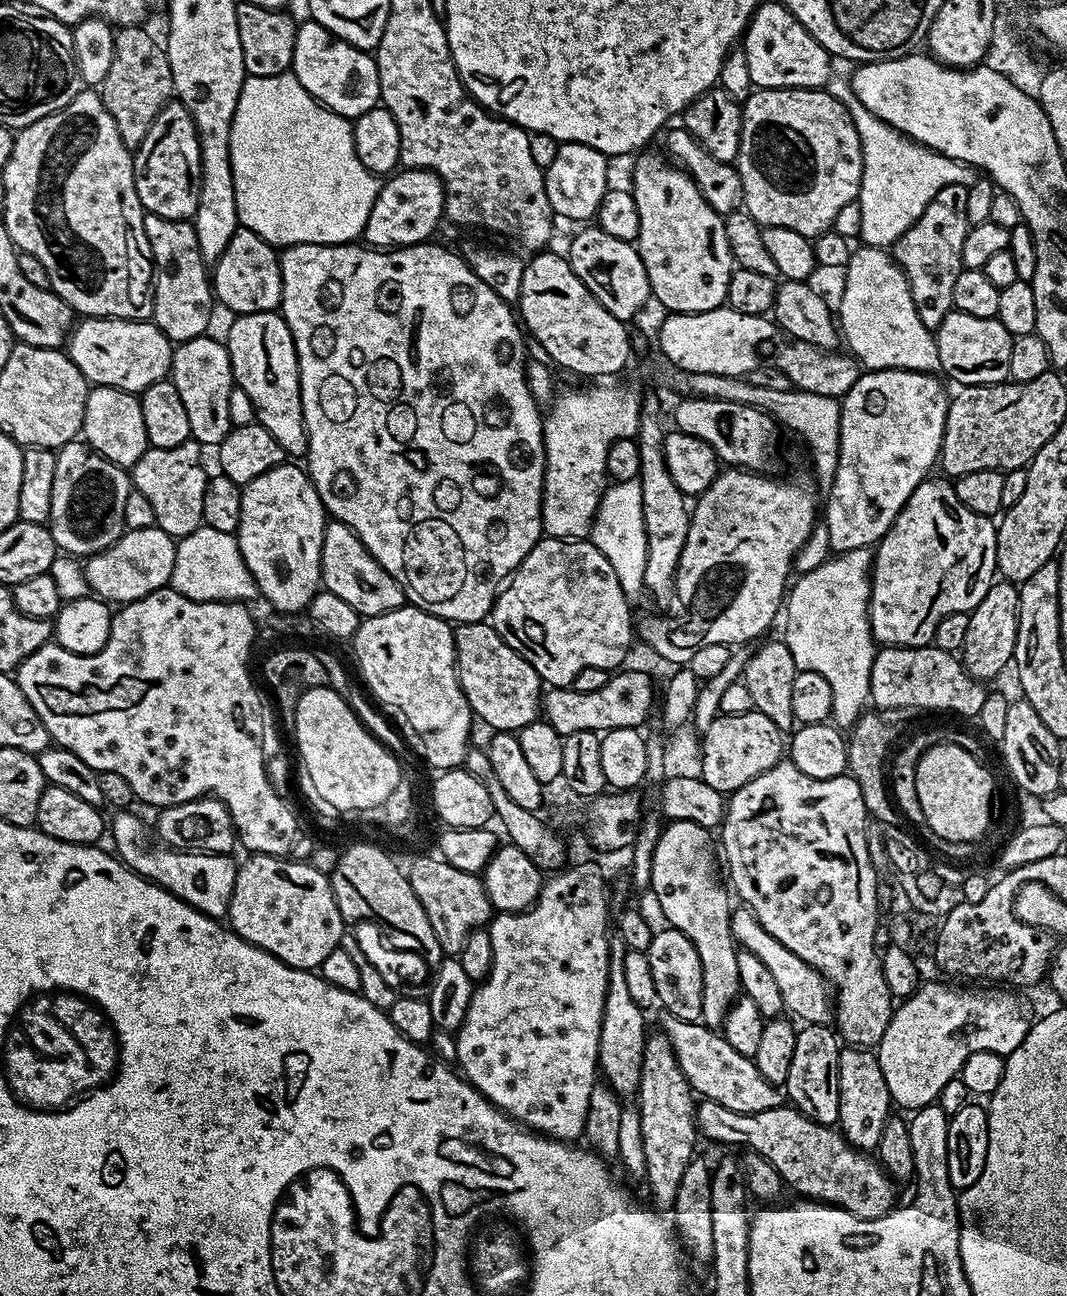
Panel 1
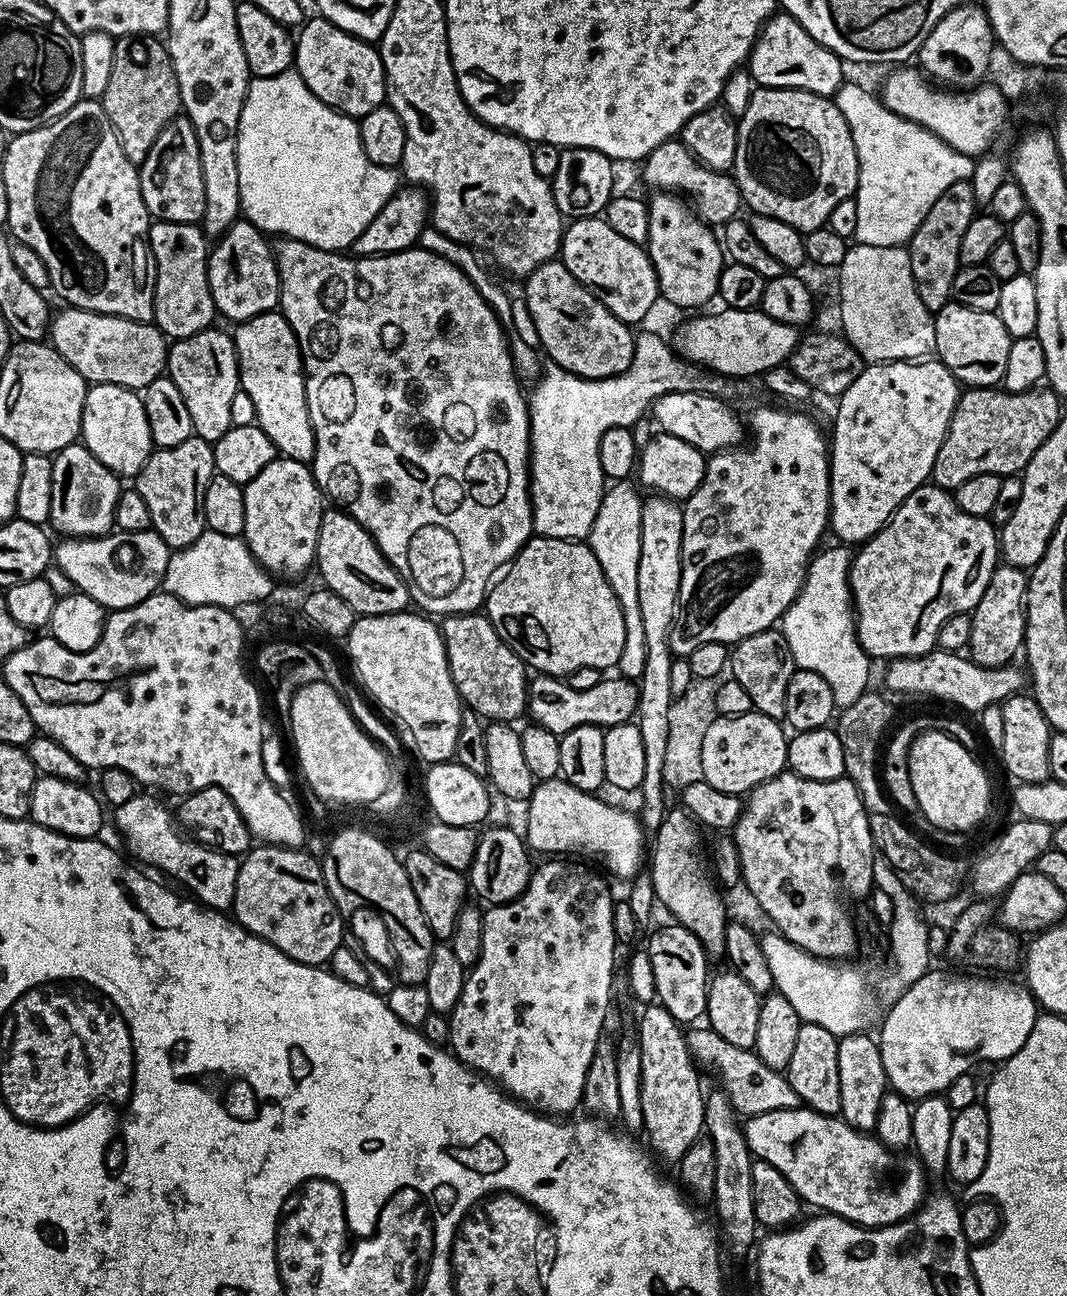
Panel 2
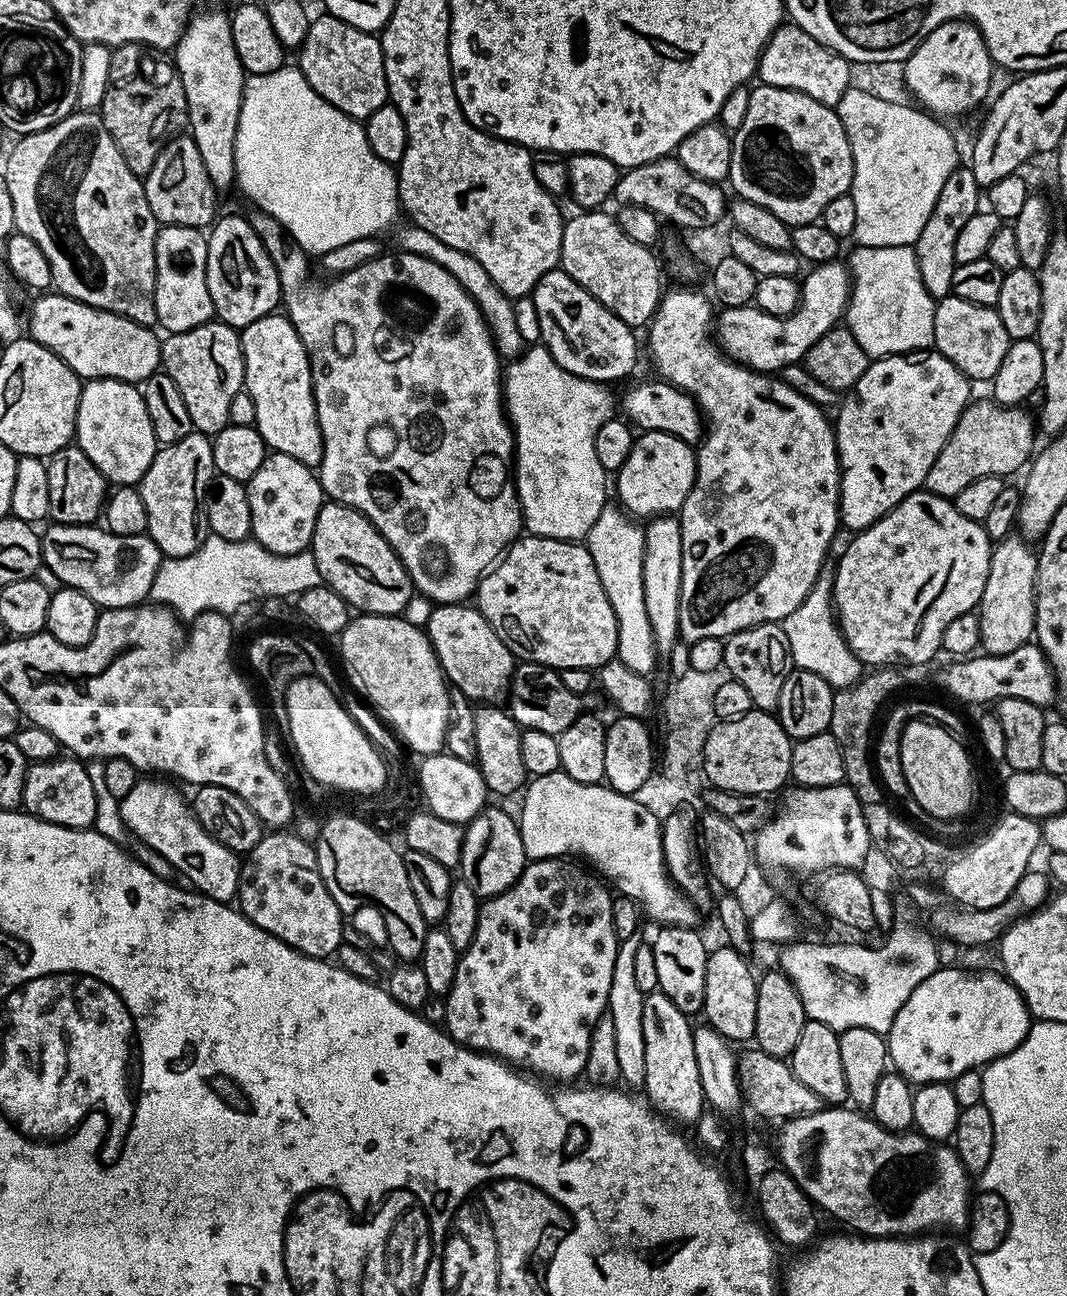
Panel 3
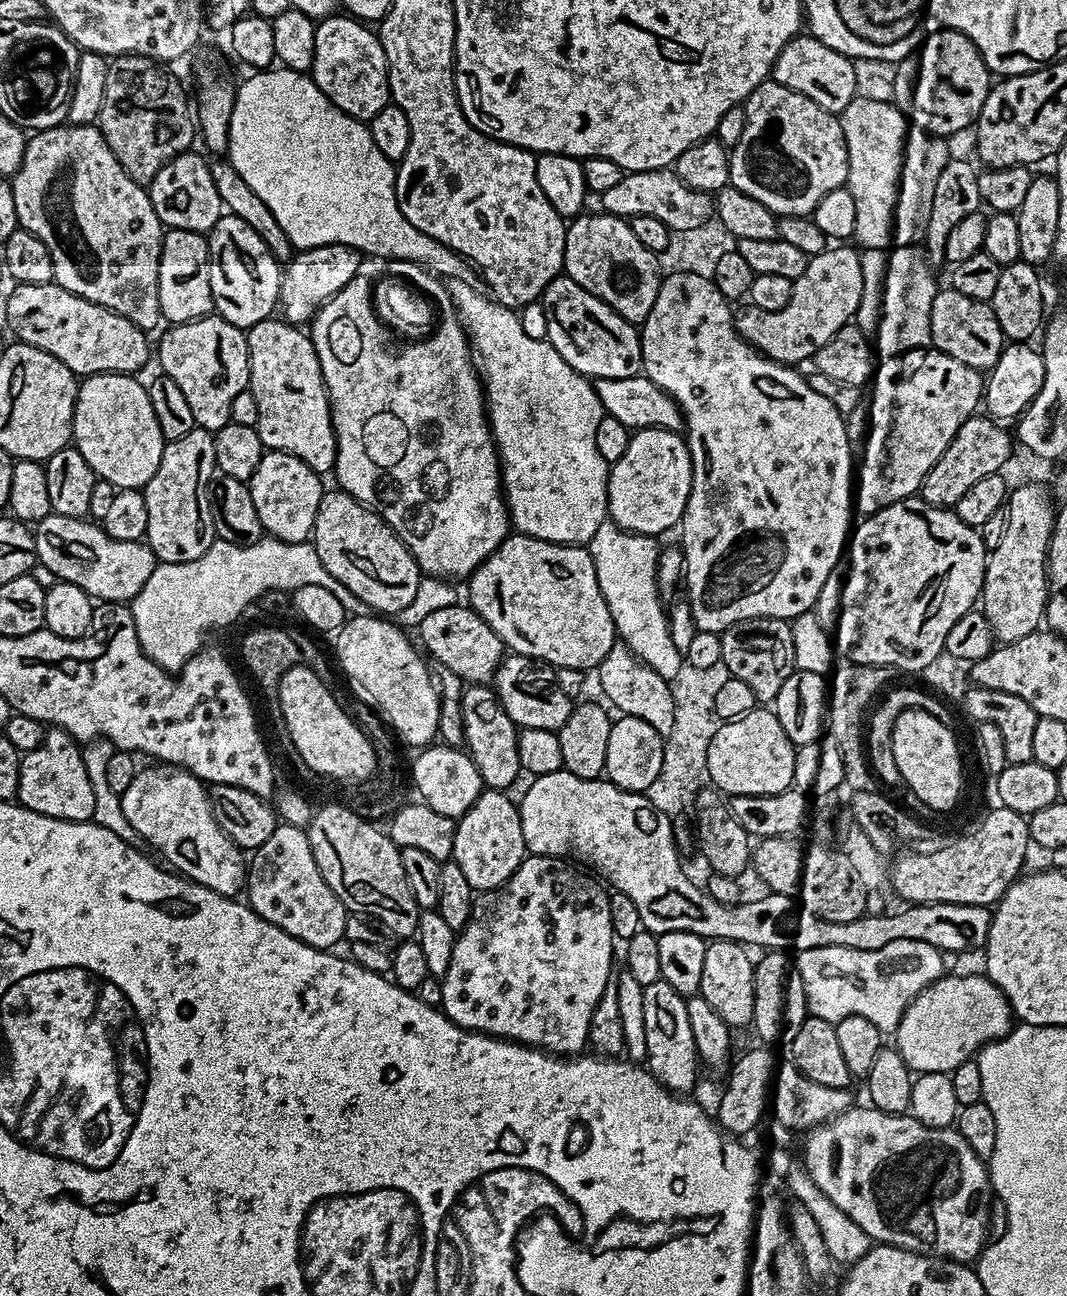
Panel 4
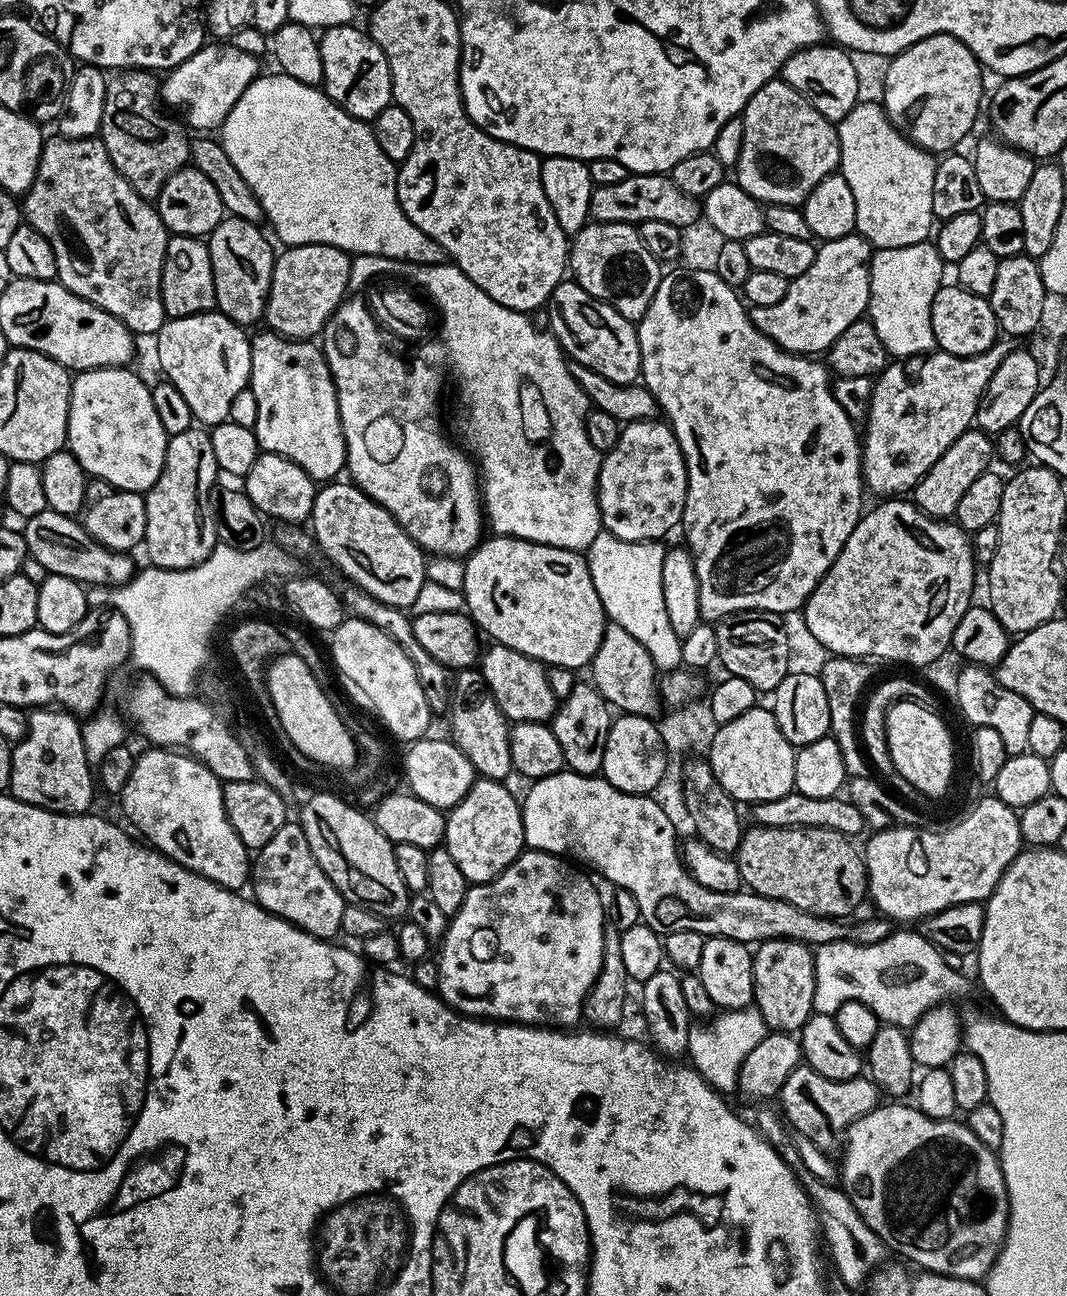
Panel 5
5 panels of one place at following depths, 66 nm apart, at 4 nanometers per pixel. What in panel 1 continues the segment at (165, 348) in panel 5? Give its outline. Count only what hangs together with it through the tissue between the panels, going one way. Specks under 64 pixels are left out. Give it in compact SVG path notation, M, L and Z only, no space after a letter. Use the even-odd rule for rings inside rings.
M202 335L184 344L176 344L172 353L170 381L177 387L186 408L191 439L202 446L220 445L234 427L230 418L230 394L234 381L227 343Z

